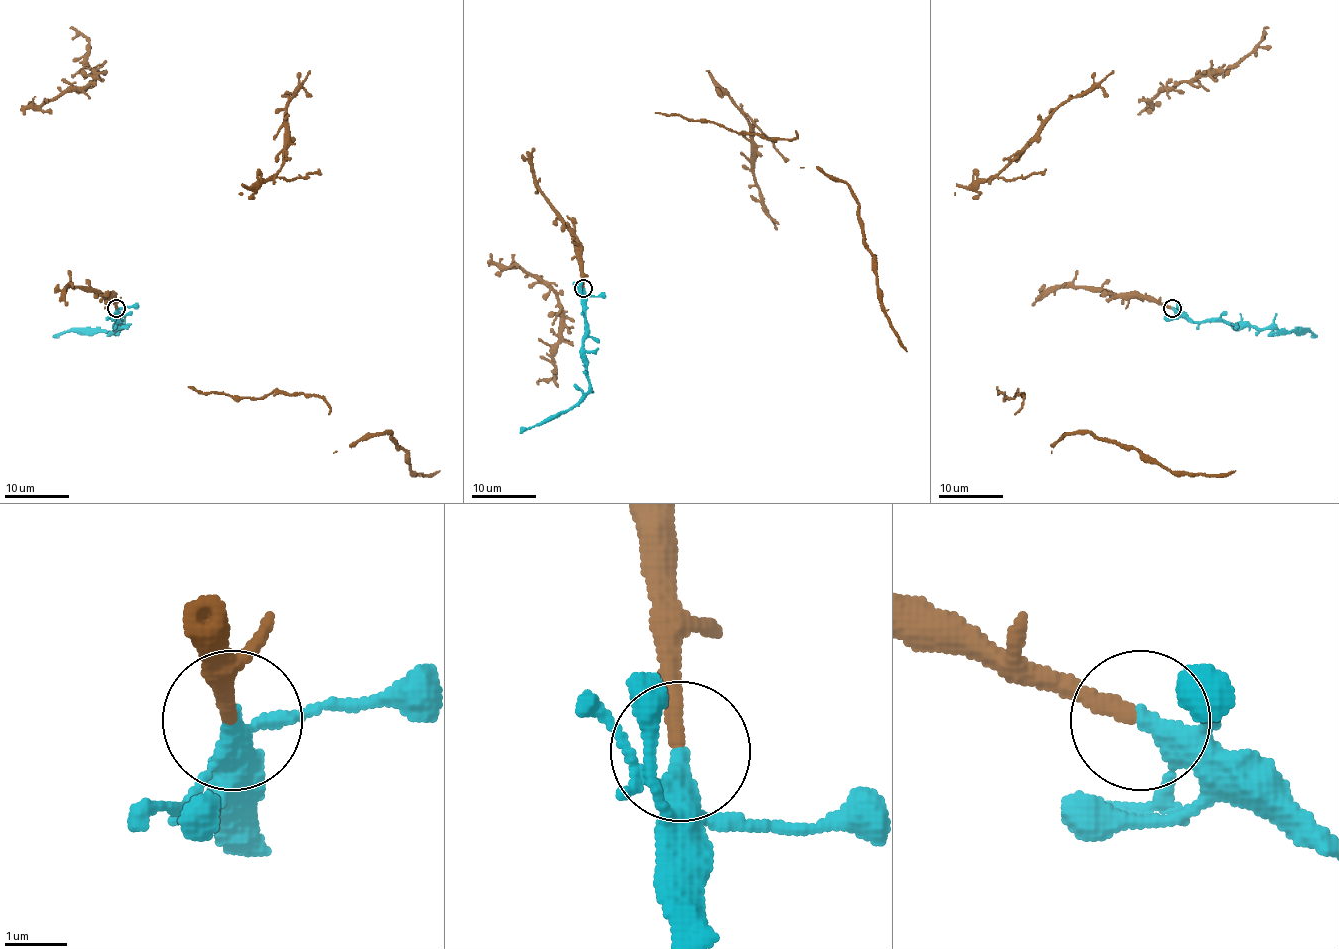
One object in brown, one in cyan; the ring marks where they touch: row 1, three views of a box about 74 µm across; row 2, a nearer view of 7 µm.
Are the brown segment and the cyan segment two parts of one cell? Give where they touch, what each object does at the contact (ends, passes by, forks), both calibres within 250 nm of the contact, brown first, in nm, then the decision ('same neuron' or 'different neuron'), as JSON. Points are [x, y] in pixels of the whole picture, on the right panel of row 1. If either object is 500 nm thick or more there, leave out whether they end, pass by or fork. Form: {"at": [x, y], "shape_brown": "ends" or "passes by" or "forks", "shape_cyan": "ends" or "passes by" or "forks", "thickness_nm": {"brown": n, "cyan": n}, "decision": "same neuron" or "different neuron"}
{"at": [1172, 308], "shape_brown": "ends", "shape_cyan": "forks", "thickness_nm": {"brown": 280, "cyan": 240}, "decision": "same neuron"}

